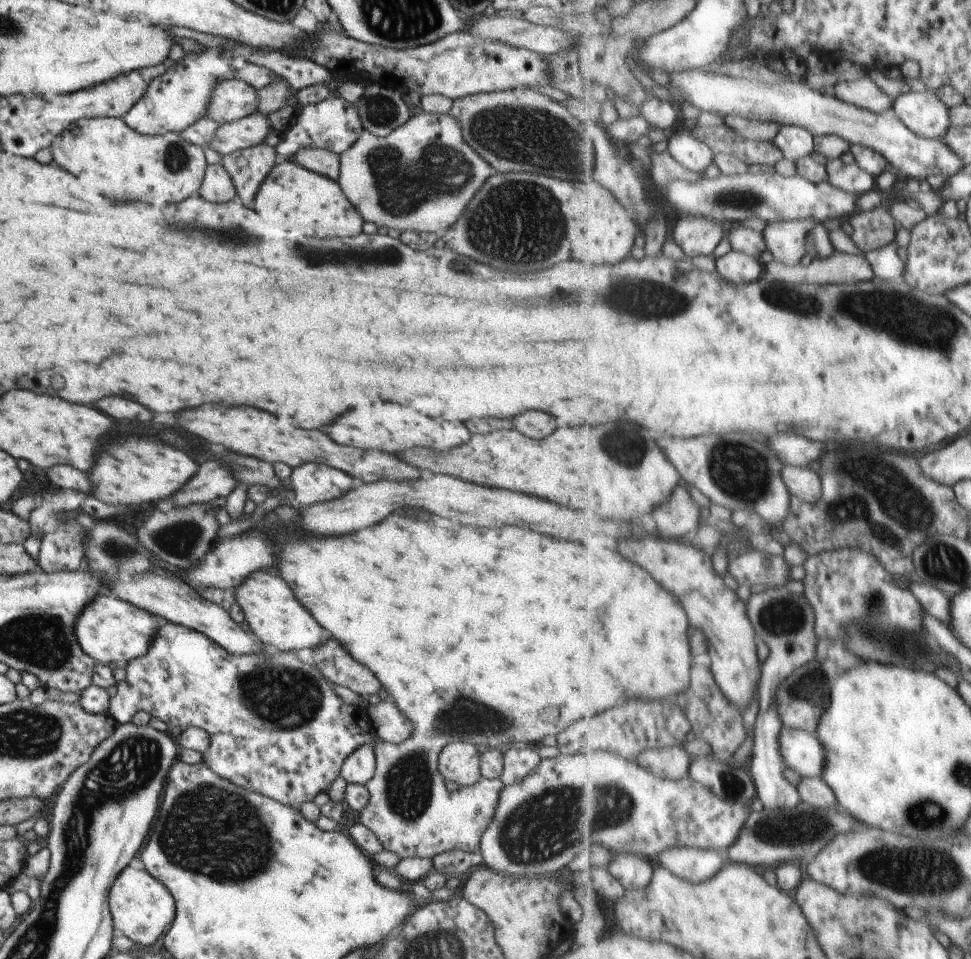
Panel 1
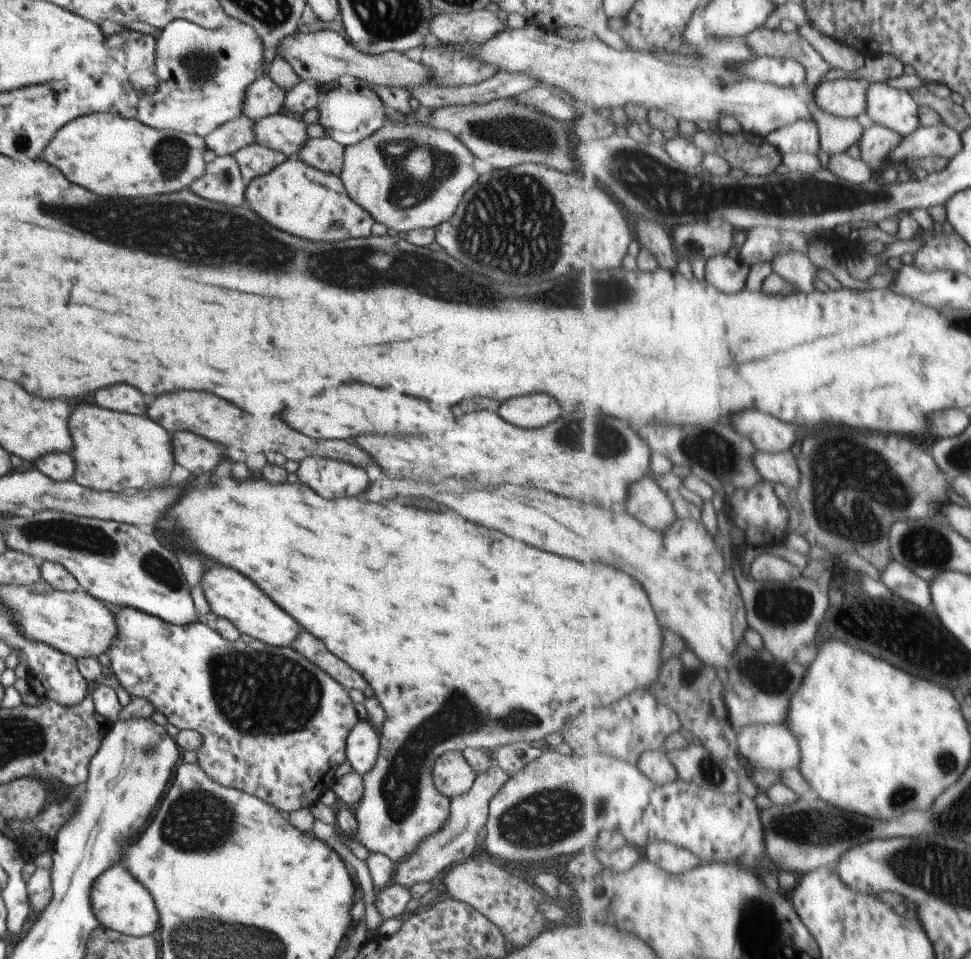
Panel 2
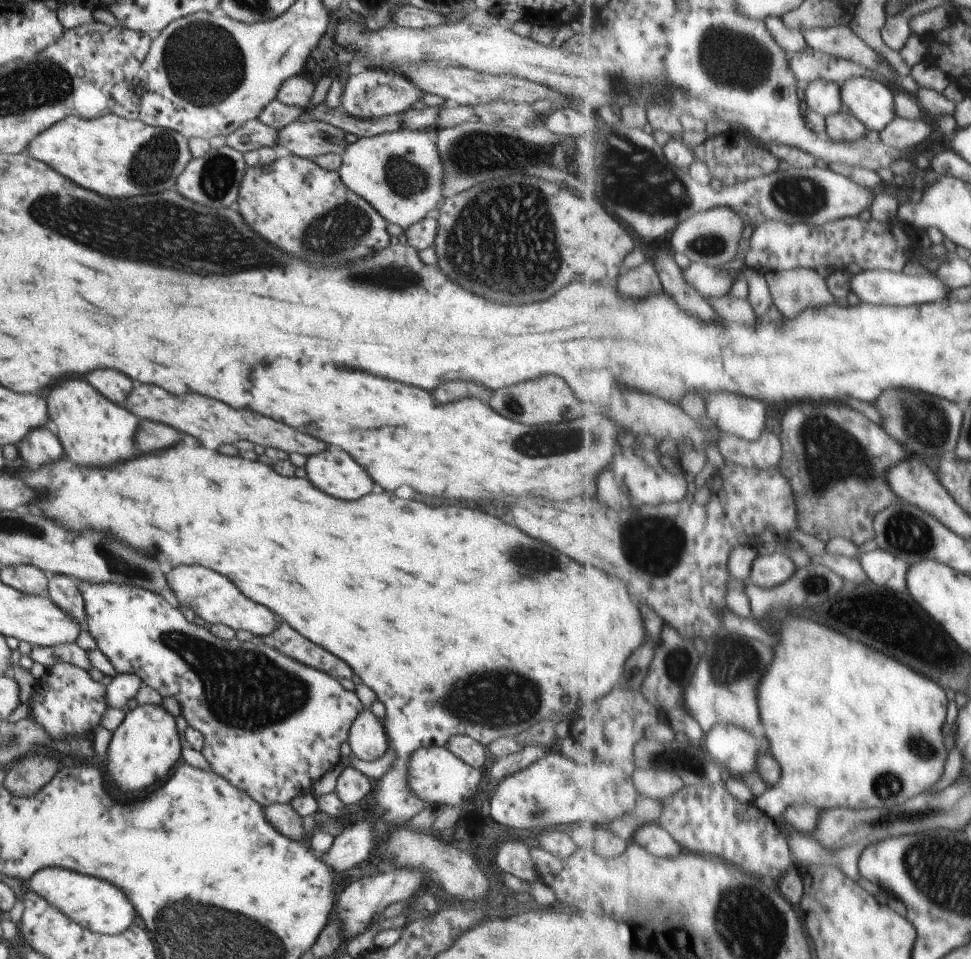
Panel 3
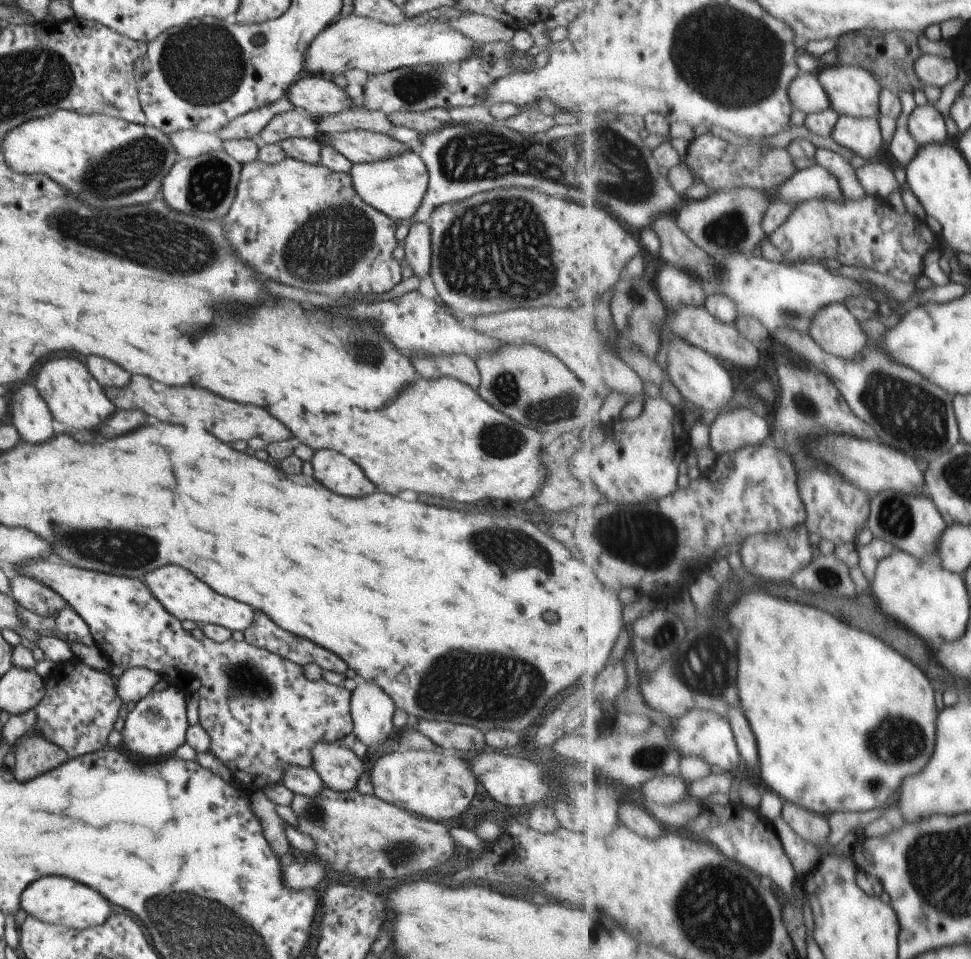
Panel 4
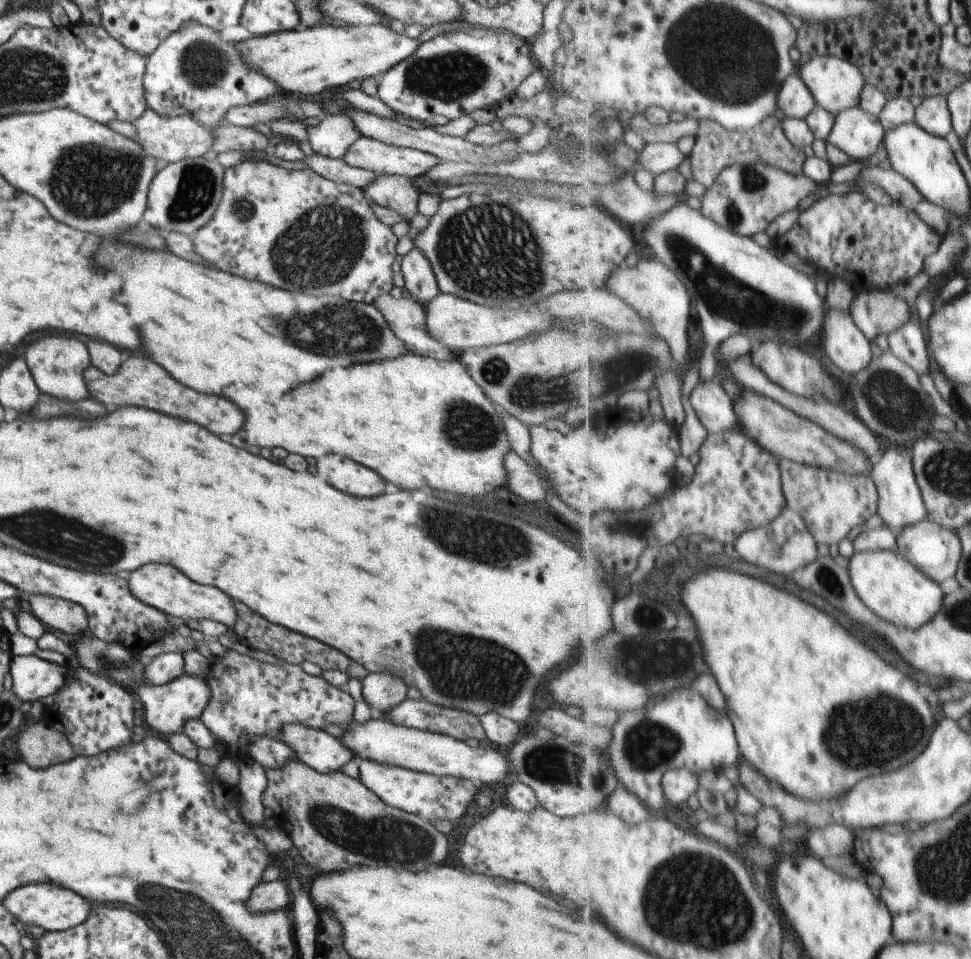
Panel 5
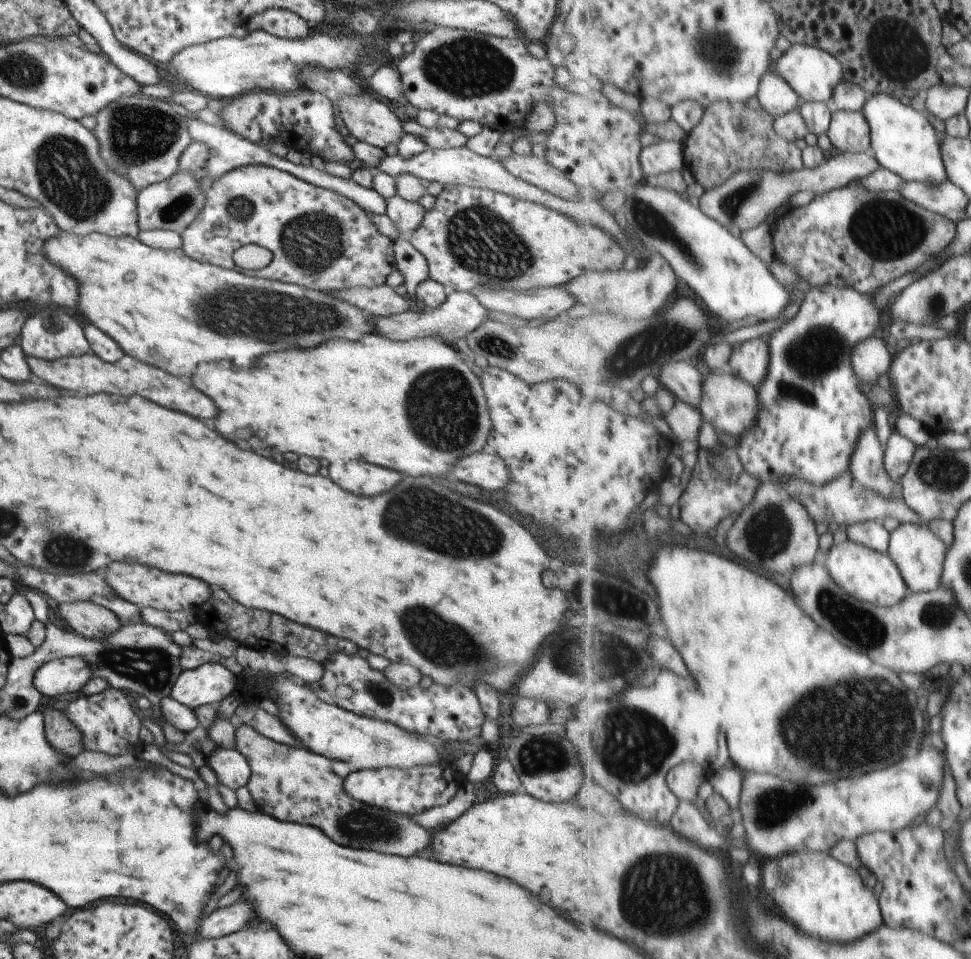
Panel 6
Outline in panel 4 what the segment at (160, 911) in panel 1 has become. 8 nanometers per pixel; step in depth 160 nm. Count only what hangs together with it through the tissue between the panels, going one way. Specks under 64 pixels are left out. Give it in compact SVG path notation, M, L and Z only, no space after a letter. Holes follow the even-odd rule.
M43 876L31 882L21 891L17 907L25 912L27 917L35 920L71 929L84 929L102 925L110 915L111 910L107 902L87 886L81 886L73 880L59 878L59 876Z

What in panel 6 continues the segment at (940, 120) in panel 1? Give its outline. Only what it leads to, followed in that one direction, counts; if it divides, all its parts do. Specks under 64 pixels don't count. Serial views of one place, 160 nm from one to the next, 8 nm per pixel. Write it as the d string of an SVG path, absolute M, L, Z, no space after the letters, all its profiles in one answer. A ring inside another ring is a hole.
M793 44L785 52L778 53L776 62L773 63L773 70L779 73L791 88L795 89L803 102L821 101L832 105L834 88L845 79L841 64L835 56L831 56L823 48L809 46L809 44Z

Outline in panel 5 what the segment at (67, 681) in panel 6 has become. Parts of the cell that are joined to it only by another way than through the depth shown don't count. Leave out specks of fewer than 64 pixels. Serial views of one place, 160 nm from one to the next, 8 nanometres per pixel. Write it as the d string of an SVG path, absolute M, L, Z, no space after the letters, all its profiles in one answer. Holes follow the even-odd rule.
M12 655L9 667L11 690L29 704L37 703L39 698L57 693L69 673L67 665L41 660L33 655Z

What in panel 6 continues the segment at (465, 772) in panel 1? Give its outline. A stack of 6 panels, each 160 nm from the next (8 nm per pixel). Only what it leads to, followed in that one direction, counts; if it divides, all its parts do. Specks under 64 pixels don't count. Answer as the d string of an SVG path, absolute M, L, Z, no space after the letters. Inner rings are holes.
M421 765L410 769L367 769L351 770L342 779L344 793L367 806L395 813L396 815L411 815L423 812L427 808L447 804L457 790L457 782L449 777L443 766Z

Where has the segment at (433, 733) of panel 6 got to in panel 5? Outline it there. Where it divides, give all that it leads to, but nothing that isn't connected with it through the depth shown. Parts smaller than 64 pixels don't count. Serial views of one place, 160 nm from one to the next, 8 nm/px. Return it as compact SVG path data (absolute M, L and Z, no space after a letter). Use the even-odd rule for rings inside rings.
M423 697L403 699L383 716L398 725L422 731L447 735L457 740L482 740L483 727L480 720L470 712L428 703Z

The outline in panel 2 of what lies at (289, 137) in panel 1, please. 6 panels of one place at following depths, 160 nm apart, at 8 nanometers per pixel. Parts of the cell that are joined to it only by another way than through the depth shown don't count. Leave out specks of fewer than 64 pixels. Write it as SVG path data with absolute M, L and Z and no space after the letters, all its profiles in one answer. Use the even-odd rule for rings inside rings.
M342 79L338 86L321 95L319 103L319 124L325 127L327 134L342 147L353 144L363 137L381 128L387 118L386 106L368 85L367 81L359 79Z

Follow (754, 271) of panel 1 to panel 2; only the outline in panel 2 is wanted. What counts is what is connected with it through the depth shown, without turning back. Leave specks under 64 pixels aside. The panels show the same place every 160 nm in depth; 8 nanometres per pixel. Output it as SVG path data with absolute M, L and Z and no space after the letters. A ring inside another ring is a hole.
M719 255L710 258L704 266L704 278L711 286L723 292L741 292L747 286L749 265L741 258Z

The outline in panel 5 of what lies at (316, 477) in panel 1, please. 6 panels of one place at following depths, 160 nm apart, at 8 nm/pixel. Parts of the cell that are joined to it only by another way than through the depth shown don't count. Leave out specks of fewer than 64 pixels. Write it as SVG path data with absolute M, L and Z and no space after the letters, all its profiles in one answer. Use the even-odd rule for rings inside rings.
M321 458L317 460L321 464L321 468L327 466L325 472L325 480L341 490L341 492L347 492L347 494L353 494L353 496L377 496L379 492L383 492L385 488L385 482L379 480L379 476L375 472L371 472L369 468L361 466L361 464L355 464L353 460L335 460L335 458Z

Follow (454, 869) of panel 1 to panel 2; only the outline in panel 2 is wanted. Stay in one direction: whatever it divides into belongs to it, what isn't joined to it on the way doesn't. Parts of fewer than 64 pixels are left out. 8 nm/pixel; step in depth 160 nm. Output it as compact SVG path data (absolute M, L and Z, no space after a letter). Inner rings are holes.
M495 763L485 772L476 774L471 788L467 792L450 798L447 823L443 823L442 827L434 832L434 835L421 839L418 842L418 847L415 847L410 855L397 861L397 864L393 864L394 869L390 882L395 882L395 884L405 886L405 888L409 888L417 882L431 882L439 872L443 872L455 863L469 858L469 854L475 846L477 832L483 829L486 823L488 802L493 794L507 782L509 777Z

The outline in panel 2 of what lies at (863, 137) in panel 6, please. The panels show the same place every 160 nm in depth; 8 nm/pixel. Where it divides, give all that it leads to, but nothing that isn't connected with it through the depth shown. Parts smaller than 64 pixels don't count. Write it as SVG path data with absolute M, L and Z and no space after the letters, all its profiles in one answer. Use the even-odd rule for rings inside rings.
M821 107L815 108L819 122L820 148L829 156L844 153L862 140L867 122L863 118L831 116Z

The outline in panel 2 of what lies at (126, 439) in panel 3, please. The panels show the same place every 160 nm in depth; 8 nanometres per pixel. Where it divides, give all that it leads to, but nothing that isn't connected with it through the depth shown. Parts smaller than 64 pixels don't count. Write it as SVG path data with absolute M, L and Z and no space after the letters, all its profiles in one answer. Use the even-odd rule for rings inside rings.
M77 404L71 410L71 416L67 418L67 426L71 432L71 458L75 462L73 480L85 488L93 490L107 490L107 492L121 492L121 490L139 490L143 484L159 484L165 486L169 482L169 472L173 468L171 460L171 448L169 448L169 436L165 430L151 422L145 416L131 416L131 414L119 414L105 408L99 408L95 404Z

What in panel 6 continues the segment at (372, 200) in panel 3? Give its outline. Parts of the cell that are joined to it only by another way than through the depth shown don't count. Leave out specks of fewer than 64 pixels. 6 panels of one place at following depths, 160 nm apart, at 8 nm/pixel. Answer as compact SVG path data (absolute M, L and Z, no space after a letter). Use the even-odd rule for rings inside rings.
M395 194L389 200L386 200L386 211L384 214L397 228L399 238L407 239L407 236L421 224L424 210L417 201L406 201Z

